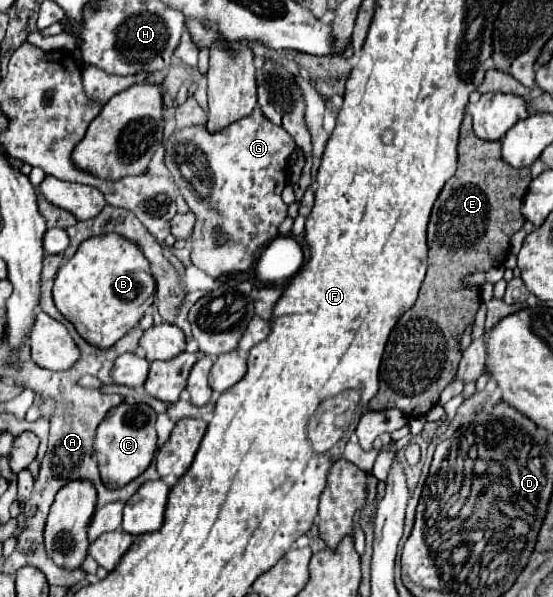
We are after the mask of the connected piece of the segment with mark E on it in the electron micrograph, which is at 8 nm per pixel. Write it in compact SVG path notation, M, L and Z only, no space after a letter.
M465 113L457 173L439 193L429 221L427 275L415 305L401 315L389 335L379 371L379 393L369 401L369 409L399 407L409 417L421 417L455 379L461 361L459 337L475 319L481 303L479 289L463 289L461 279L473 271L499 267L505 261L511 235L525 223L525 217L521 221L521 203L529 183L529 169L507 165L501 157L501 141L479 139L471 129L469 113Z

